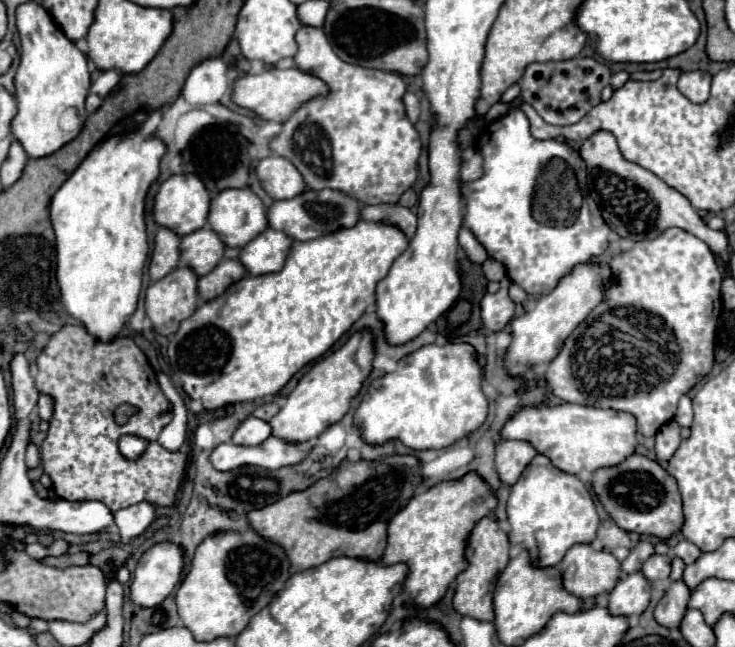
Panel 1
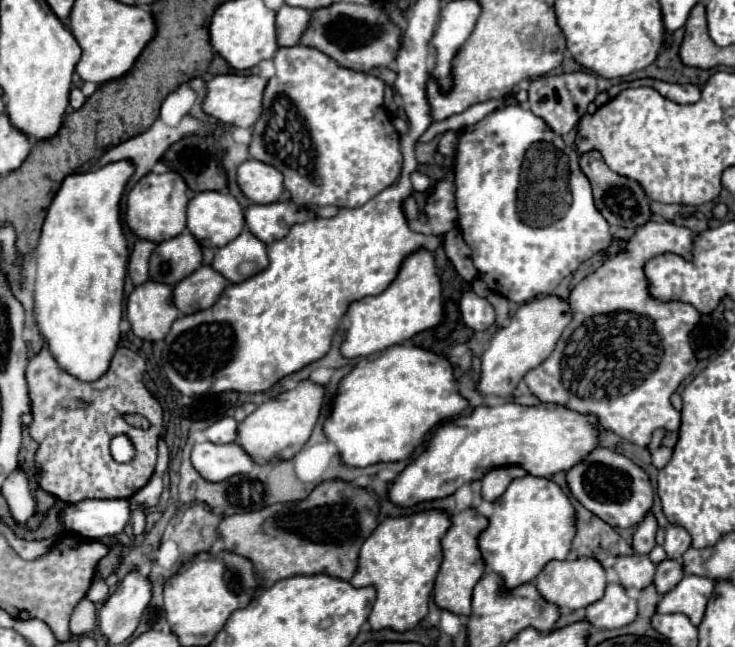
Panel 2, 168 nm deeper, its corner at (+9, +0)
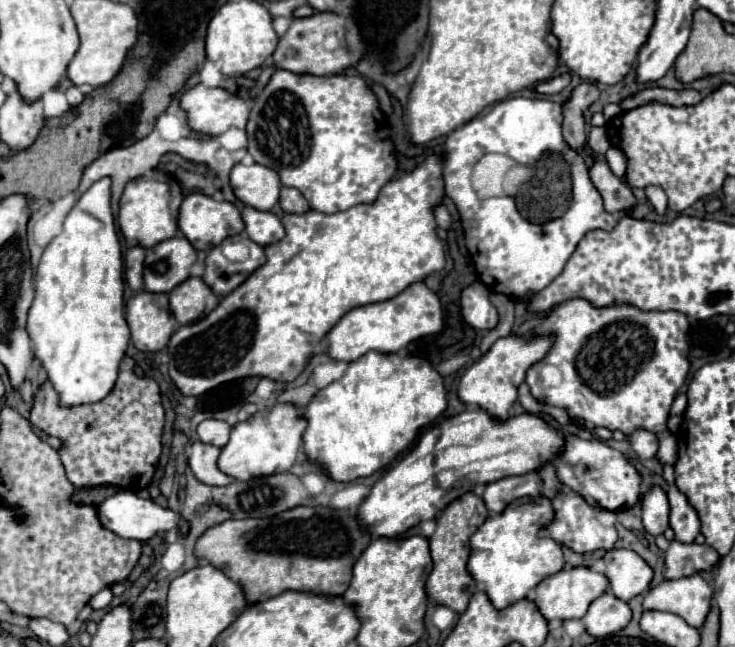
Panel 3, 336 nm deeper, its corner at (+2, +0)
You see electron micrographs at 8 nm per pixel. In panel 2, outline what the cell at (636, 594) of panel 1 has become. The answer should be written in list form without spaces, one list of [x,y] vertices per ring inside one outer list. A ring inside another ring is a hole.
[[[607,584],[605,596],[587,608],[585,620],[595,630],[609,630],[631,624],[635,616],[637,616],[635,598],[629,596],[621,584]]]

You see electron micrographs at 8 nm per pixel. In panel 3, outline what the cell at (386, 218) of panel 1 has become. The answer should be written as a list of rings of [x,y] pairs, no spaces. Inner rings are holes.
[[[296,188],[280,190],[280,206],[286,214],[306,214],[310,210],[304,202],[304,196]]]

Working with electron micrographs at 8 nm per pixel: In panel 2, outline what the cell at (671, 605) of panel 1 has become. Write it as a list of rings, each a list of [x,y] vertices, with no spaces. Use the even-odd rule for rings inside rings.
[[[667,558],[665,562],[659,562],[659,564],[657,564],[657,572],[655,572],[653,584],[657,586],[657,592],[665,594],[665,592],[673,590],[683,576],[685,576],[685,572],[683,572],[681,562]]]

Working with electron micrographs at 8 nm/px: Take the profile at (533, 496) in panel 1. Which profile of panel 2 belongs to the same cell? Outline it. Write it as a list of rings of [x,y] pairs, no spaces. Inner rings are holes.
[[[527,474],[509,484],[505,494],[493,502],[489,526],[479,534],[477,546],[483,562],[503,582],[505,588],[517,588],[533,582],[551,560],[565,560],[575,536],[575,510],[563,490],[545,478]]]

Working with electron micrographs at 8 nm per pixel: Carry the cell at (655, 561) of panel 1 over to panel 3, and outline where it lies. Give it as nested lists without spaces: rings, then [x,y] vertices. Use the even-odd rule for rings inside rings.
[[[610,550],[604,556],[606,578],[610,580],[610,590],[622,600],[630,600],[648,590],[652,582],[652,568],[632,550]]]

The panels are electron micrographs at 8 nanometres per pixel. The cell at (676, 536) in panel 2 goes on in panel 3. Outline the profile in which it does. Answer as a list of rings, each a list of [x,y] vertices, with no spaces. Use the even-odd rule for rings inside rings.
[[[663,465],[663,478],[669,485],[668,502],[670,502],[670,528],[674,530],[674,538],[682,544],[692,544],[700,534],[700,520],[694,508],[688,504],[686,496],[676,488],[674,466]]]

